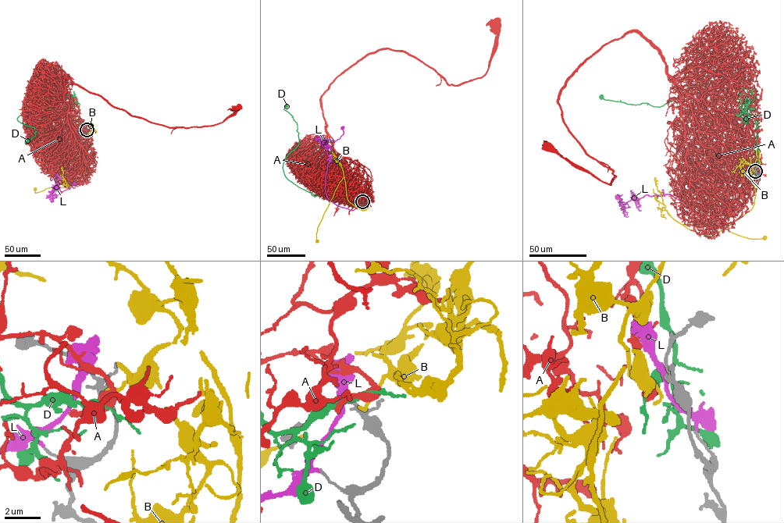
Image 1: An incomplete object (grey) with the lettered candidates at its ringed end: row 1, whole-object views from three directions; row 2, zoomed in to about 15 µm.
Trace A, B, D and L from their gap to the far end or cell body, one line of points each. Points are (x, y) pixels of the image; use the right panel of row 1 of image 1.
A: (754, 171), (633, 31), (580, 64), (558, 100), (573, 136), (613, 171), (611, 185), (548, 145)
B: (754, 171), (740, 163), (754, 185), (752, 209), (713, 233), (682, 225), (764, 237)
D: (754, 171), (758, 147), (754, 96), (754, 101), (748, 101), (692, 93), (657, 107), (600, 97)
L: (755, 170), (753, 186), (718, 207), (668, 194), (621, 210), (630, 208), (617, 197)

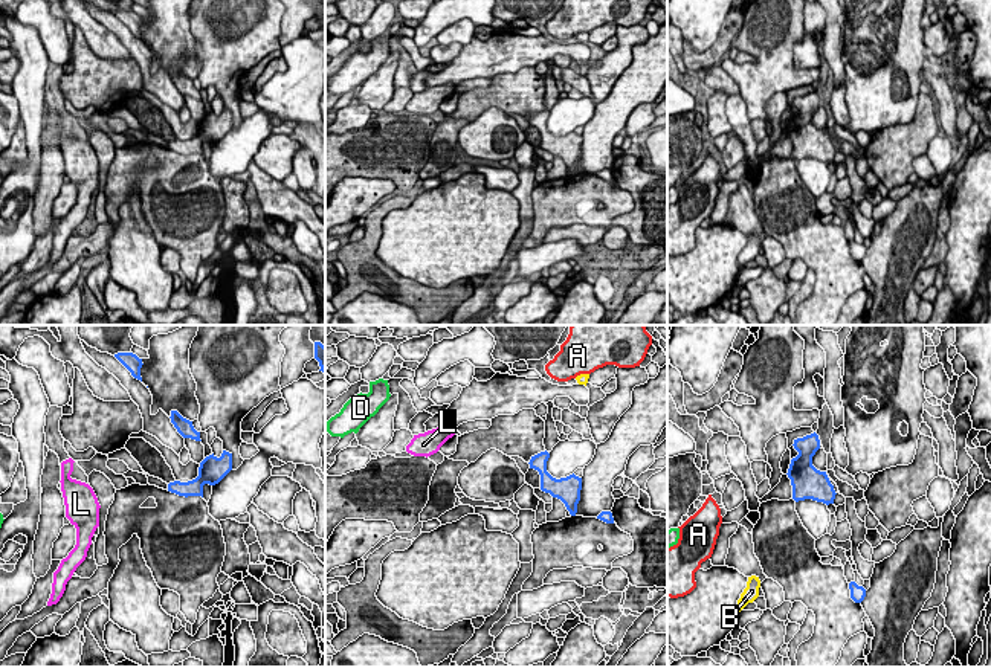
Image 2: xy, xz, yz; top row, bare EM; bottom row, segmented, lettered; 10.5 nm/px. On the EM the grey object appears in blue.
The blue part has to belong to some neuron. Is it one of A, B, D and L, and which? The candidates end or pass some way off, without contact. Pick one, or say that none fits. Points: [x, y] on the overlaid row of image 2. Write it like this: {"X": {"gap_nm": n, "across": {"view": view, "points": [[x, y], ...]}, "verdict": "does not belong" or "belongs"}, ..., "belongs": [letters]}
{"A": {"gap_nm": 750, "across": {"view": "xz", "points": [[545, 451], [558, 380]]}, "verdict": "does not belong"}, "B": {"gap_nm": 800, "across": {"view": "xz", "points": [[545, 451], [579, 383]]}, "verdict": "belongs"}, "D": {"gap_nm": 1250, "across": {"view": "yz", "points": [[793, 498], [678, 528]]}, "verdict": "does not belong"}, "L": {"gap_nm": 750, "across": {"view": "xy", "points": [[168, 490], [100, 505]]}, "verdict": "does not belong"}, "belongs": ["B"]}

